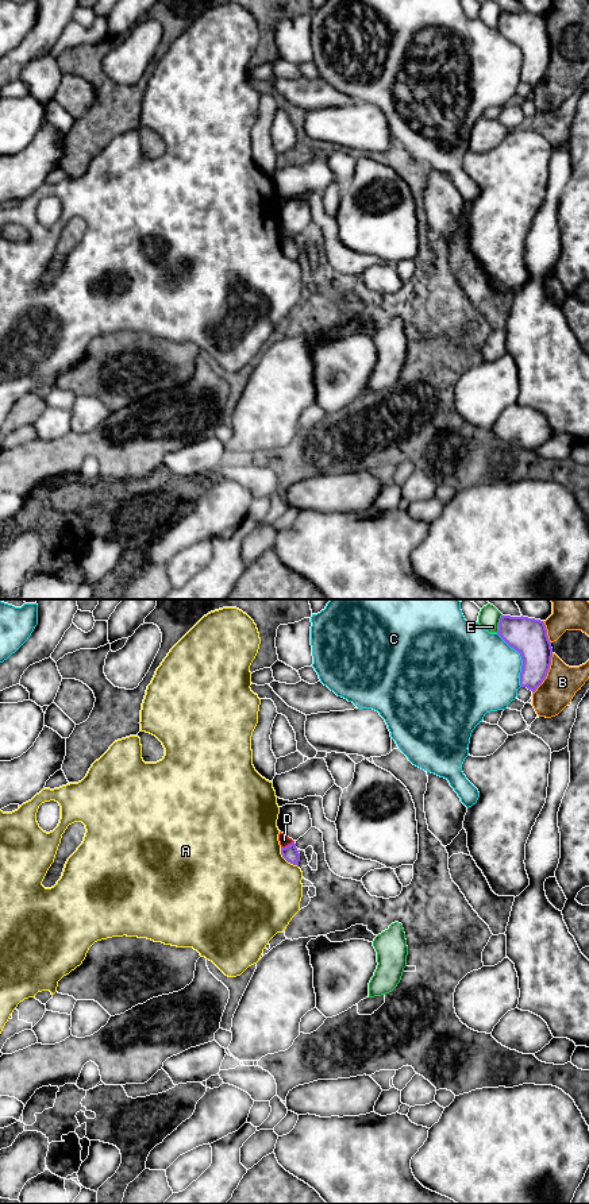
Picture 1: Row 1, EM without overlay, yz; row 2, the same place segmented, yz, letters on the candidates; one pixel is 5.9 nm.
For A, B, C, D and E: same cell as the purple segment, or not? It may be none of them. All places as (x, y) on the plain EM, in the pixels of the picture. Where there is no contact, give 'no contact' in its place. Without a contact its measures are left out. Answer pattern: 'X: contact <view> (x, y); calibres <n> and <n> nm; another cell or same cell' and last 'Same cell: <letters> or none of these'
A: contact yz (287, 255); calibres 90 and 500 nm; another cell
B: contact yz (546, 69); calibres 220 and 200 nm; another cell
C: contact yz (522, 54); calibres 220 and 440 nm; another cell
D: contact yz (288, 240); calibres 90 and 70 nm; another cell
E: contact yz (499, 19); calibres 220 and 130 nm; another cell
Same cell: none of these

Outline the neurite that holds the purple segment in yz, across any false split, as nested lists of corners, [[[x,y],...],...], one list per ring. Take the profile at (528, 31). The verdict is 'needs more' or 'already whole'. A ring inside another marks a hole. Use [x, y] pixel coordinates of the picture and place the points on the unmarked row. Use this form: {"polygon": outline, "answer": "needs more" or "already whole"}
{"polygon": [[[501,11],[497,30],[520,49],[520,81],[535,88],[546,74],[553,53],[544,18],[523,11]]], "answer": "already whole"}

